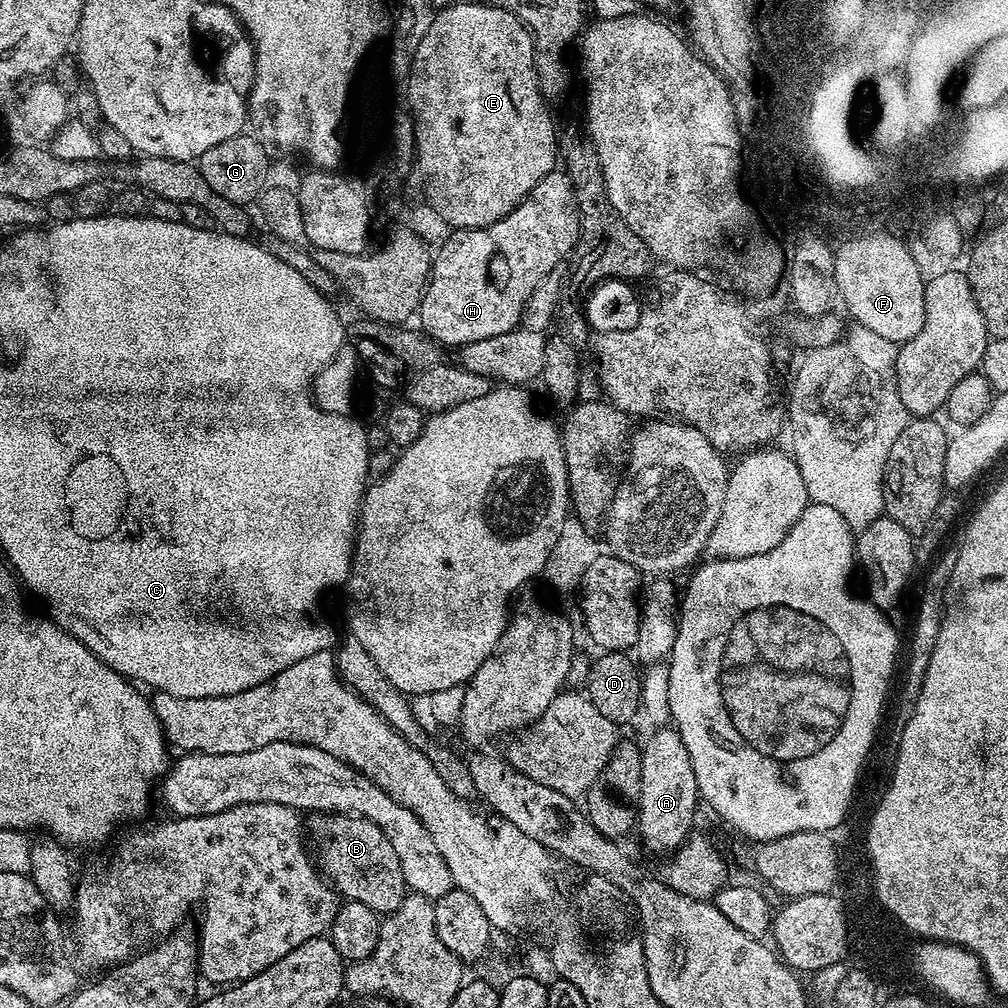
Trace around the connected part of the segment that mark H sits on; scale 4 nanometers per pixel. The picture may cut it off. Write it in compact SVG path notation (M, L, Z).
M526 206L526 210L518 211L518 220L524 220L522 224L514 226L514 213L509 212L506 215L506 222L495 220L494 223L488 224L485 228L466 228L457 231L457 238L452 240L447 246L436 248L434 252L434 259L432 261L431 269L428 273L428 282L424 285L424 296L420 300L420 312L418 321L419 327L423 329L429 337L435 341L451 340L451 341L465 341L471 340L472 343L478 342L480 339L490 339L495 335L506 334L508 331L515 329L521 323L524 310L528 306L528 299L532 291L536 289L540 280L552 275L552 268L560 261L561 257L561 241L558 239L558 233L552 229L553 223L550 220L536 220L536 208Z

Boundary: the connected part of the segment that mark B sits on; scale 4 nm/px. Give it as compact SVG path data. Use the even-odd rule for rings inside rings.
M320 814L315 817L317 820L310 824L310 836L316 839L316 848L320 851L318 855L318 867L325 877L335 886L336 890L349 900L358 900L366 906L370 906L375 912L381 914L391 914L396 912L398 906L401 905L405 897L408 895L408 887L405 882L405 876L402 874L402 862L398 862L398 854L394 854L394 846L390 846L390 838L386 838L386 834L377 826L373 820L368 820L364 816L355 814Z

